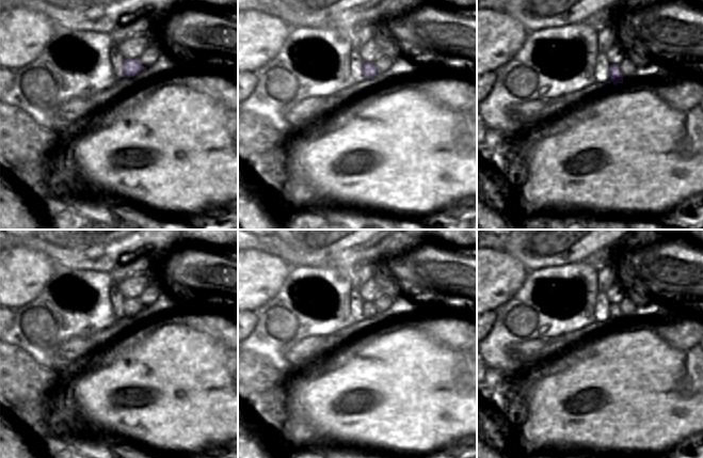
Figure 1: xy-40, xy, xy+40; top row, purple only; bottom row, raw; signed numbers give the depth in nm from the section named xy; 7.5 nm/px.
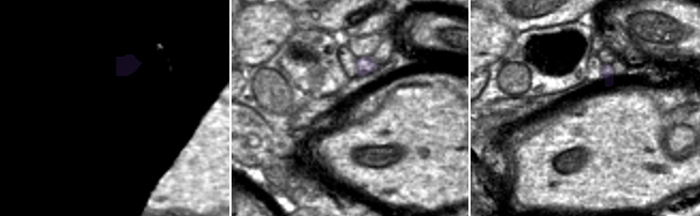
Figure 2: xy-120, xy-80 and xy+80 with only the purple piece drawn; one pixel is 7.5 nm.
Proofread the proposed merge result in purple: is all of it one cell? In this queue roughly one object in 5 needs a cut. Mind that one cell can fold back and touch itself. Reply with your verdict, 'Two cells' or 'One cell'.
One cell.

